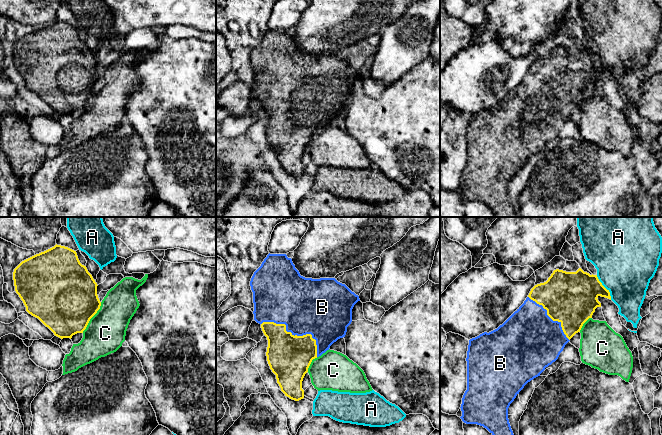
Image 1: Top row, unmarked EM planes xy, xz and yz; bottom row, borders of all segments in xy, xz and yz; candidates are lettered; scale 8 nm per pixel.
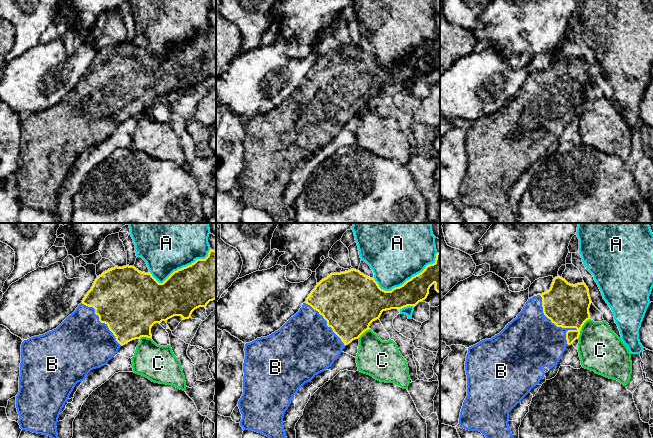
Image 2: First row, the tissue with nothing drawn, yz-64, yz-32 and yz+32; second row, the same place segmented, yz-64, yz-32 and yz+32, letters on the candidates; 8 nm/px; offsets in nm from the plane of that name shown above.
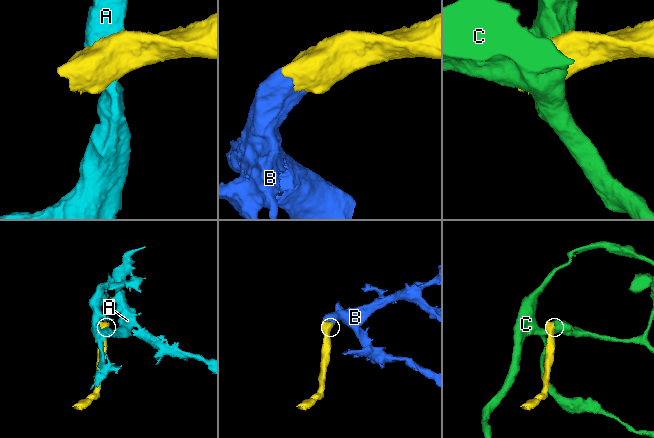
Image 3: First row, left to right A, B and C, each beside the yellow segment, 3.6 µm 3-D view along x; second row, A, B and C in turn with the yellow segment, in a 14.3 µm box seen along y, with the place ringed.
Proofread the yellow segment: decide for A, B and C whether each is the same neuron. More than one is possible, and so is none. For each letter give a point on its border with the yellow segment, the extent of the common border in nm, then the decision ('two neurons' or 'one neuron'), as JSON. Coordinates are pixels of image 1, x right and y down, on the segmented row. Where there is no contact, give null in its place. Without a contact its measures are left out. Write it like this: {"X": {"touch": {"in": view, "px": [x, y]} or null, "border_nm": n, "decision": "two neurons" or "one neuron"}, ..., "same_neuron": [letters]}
{"A": {"touch": {"in": "yz", "px": [604, 287]}, "border_nm": 240, "decision": "two neurons"}, "B": {"touch": {"in": "xz", "px": [295, 335]}, "border_nm": 550, "decision": "one neuron"}, "C": {"touch": {"in": "xy", "px": [92, 316]}, "border_nm": 300, "decision": "two neurons"}, "same_neuron": ["B"]}

